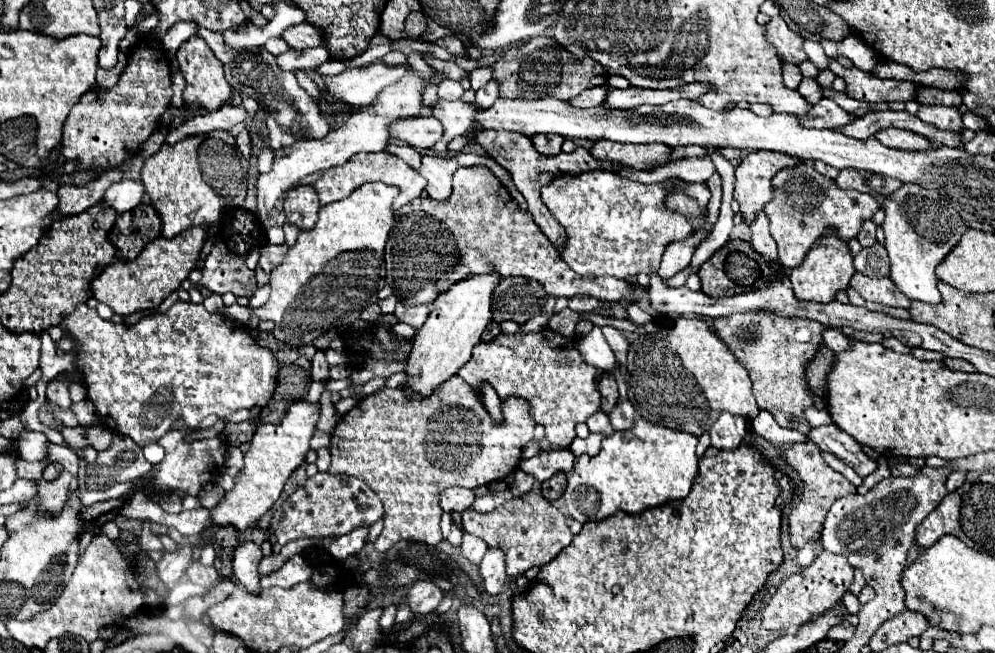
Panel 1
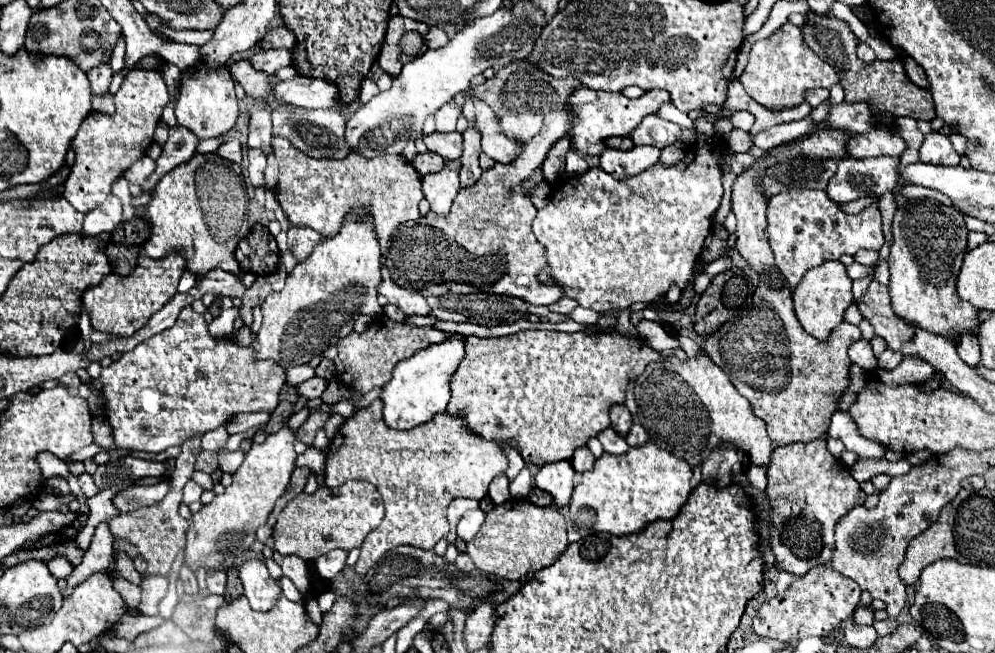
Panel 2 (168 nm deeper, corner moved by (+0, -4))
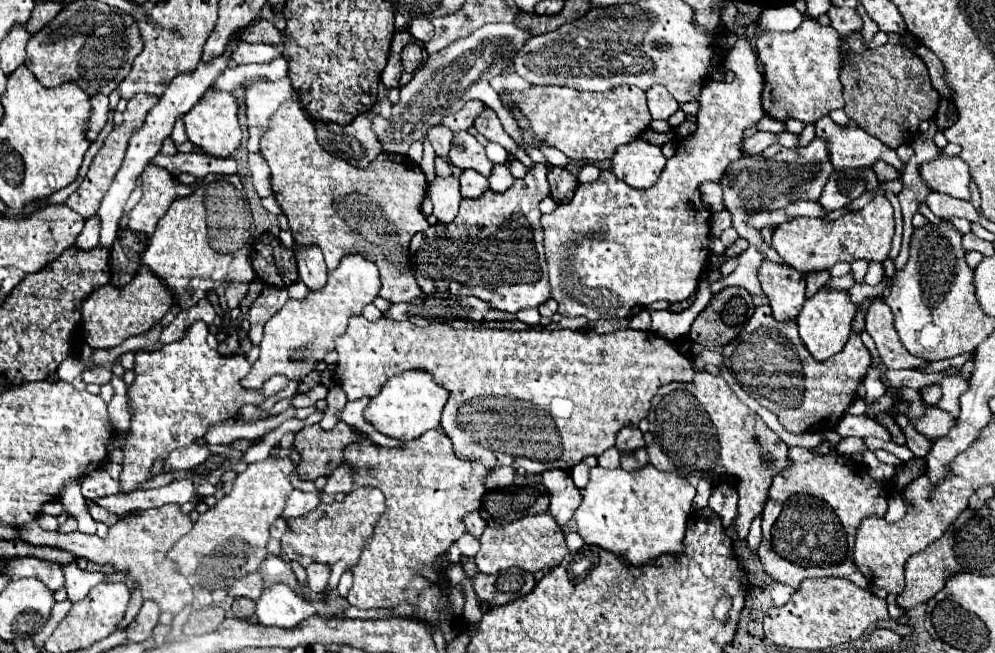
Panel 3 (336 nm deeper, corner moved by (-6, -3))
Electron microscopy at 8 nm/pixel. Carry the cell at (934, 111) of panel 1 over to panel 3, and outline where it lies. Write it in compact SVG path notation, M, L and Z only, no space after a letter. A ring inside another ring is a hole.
M938 150L938 156L930 162L922 164L922 180L926 180L926 186L936 192L950 194L954 198L970 200L970 172L968 164L958 156L944 156L942 150Z

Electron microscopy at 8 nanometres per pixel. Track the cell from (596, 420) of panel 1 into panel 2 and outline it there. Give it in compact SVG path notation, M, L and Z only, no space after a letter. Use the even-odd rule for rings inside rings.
M612 429L602 431L602 435L598 435L598 439L604 445L604 451L612 453L612 455L622 455L622 453L626 453L630 449L628 443L624 439L618 439L618 435L614 435Z

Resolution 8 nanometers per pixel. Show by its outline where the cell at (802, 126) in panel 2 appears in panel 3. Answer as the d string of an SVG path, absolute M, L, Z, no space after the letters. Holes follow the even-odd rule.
M756 132L754 136L750 136L750 138L746 138L742 142L742 150L746 154L760 154L762 150L766 150L772 144L778 144L778 134L772 134L772 132Z

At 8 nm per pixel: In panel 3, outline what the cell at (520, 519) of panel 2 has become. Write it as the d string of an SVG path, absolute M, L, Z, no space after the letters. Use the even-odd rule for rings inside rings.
M550 512L544 514L534 514L534 516L524 516L518 518L516 522L508 524L498 524L498 522L488 522L486 530L482 532L480 538L480 552L476 554L476 566L480 572L494 574L504 568L530 568L530 572L538 570L552 570L556 568L564 556L568 554L564 530L556 524L556 520L550 516Z

